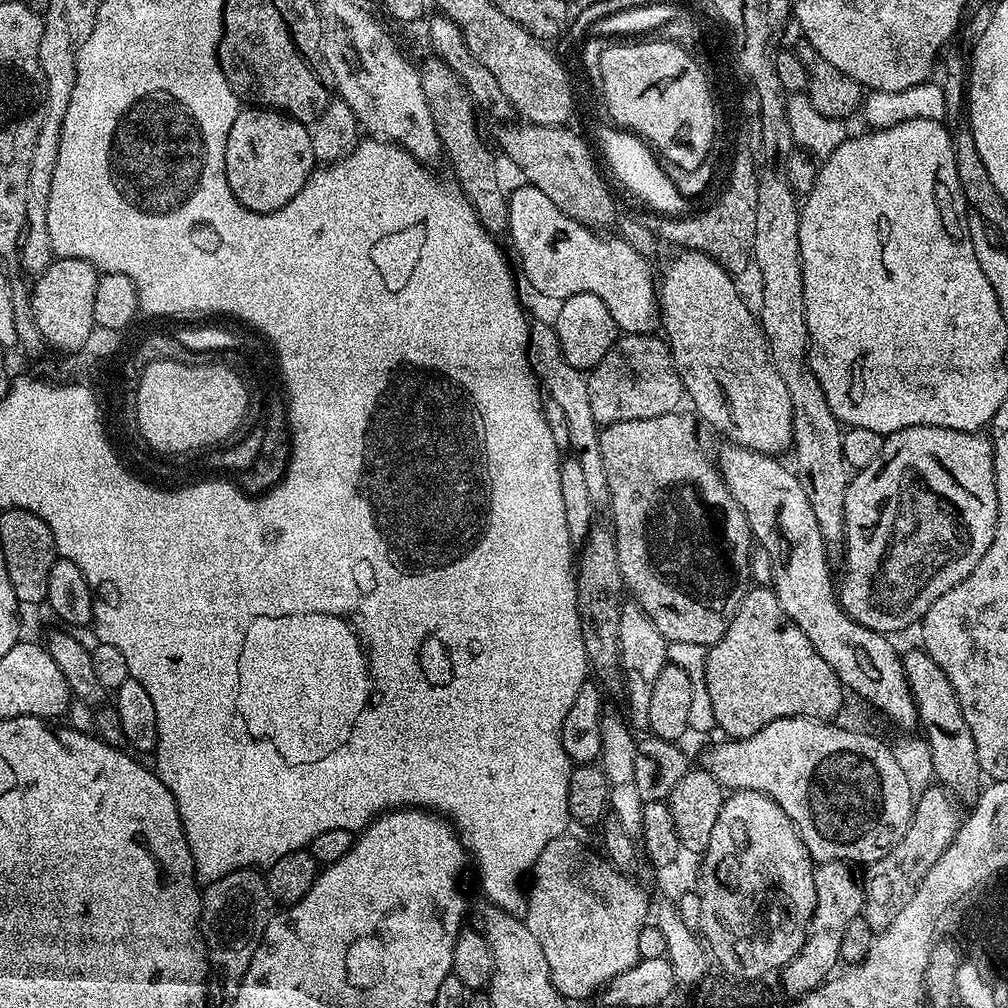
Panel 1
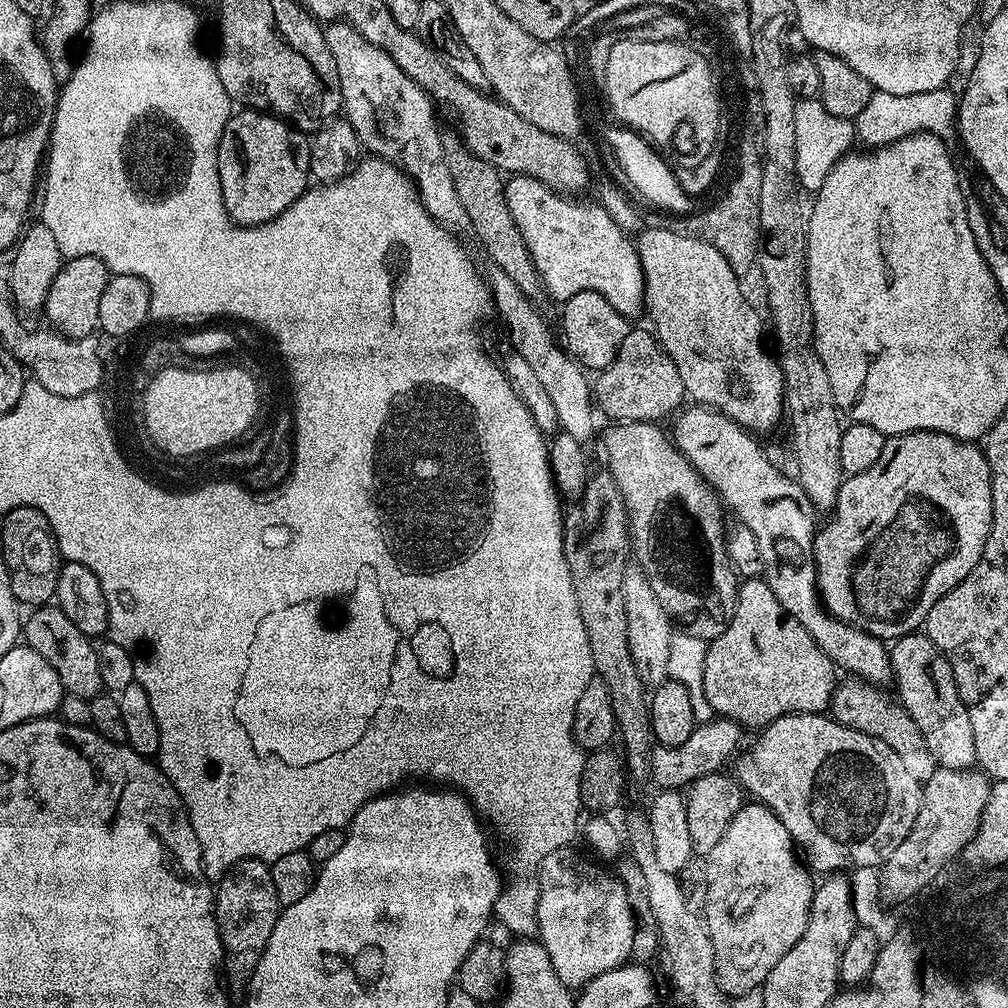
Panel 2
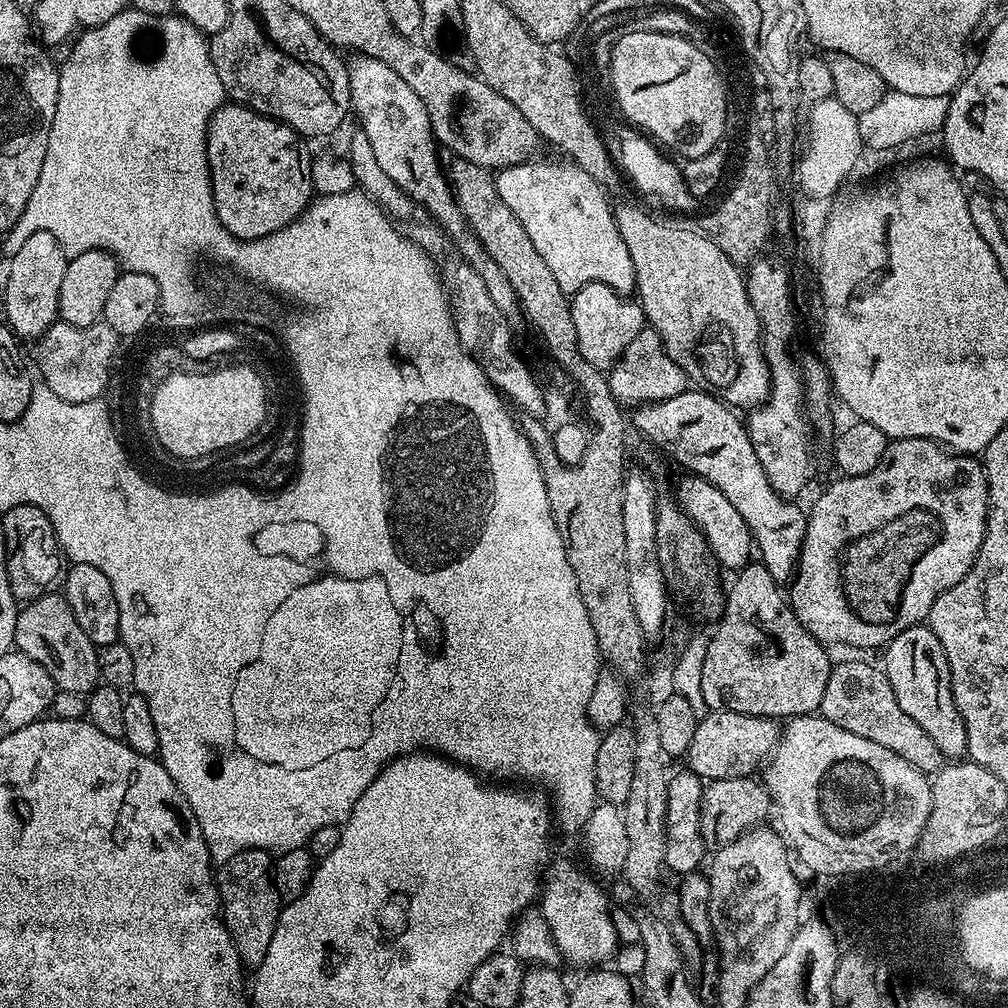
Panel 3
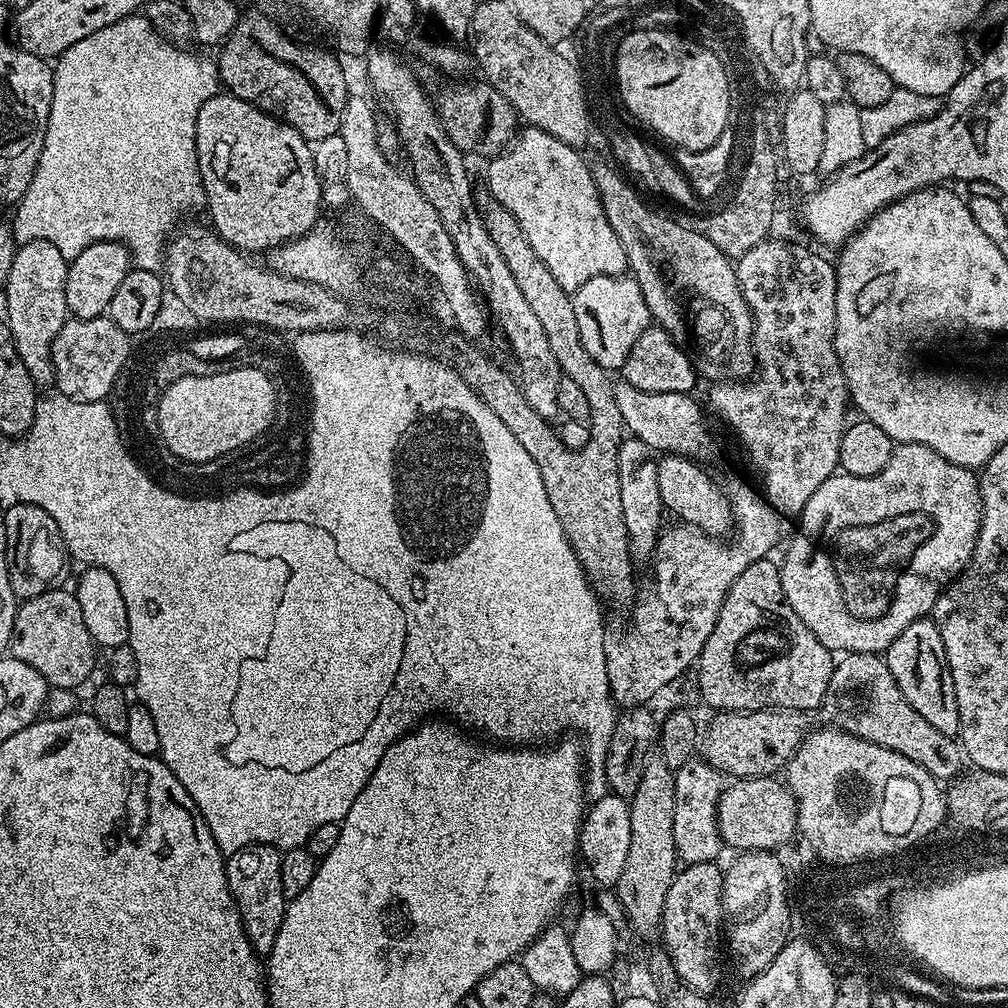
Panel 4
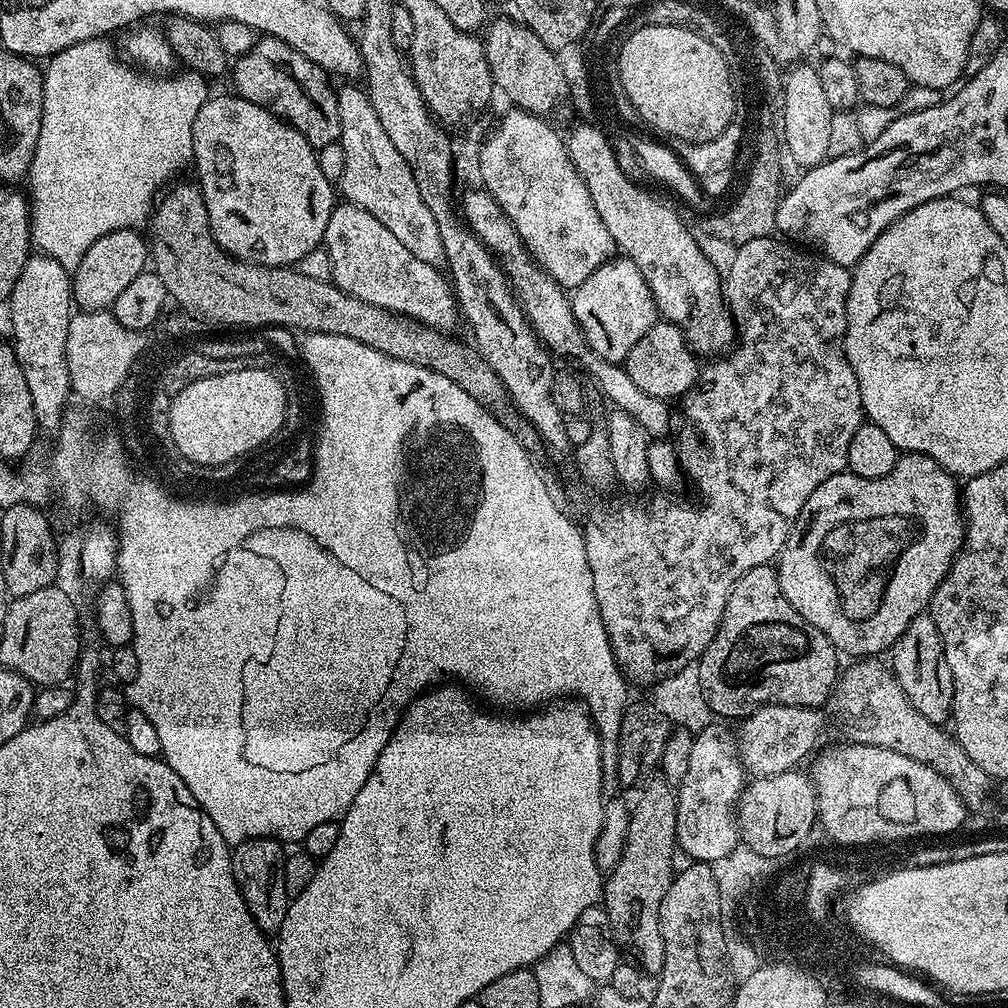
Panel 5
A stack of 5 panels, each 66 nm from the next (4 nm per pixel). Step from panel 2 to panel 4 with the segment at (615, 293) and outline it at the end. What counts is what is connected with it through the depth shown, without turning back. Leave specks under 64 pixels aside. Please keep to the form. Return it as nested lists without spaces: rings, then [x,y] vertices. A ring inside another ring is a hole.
[[[524,126],[517,131],[512,143],[504,151],[487,161],[487,191],[498,202],[502,202],[502,206],[506,206],[514,218],[518,218],[518,226],[522,226],[526,242],[530,242],[538,258],[546,262],[546,270],[554,274],[558,286],[570,294],[577,292],[595,276],[623,276],[628,272],[626,250],[622,250],[622,242],[618,242],[618,234],[614,234],[614,226],[610,226],[606,218],[606,210],[602,210],[592,168],[584,165],[579,154],[577,149],[566,142],[537,128]]]

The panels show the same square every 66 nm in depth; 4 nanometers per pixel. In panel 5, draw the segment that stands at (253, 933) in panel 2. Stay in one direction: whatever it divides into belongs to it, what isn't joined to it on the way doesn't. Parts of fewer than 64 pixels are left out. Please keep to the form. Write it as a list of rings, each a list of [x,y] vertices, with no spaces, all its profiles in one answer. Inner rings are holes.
[[[271,836],[247,840],[232,848],[232,869],[236,884],[240,887],[242,898],[254,922],[266,934],[279,933],[290,903],[284,877],[285,855],[285,845],[279,840],[273,840]]]

